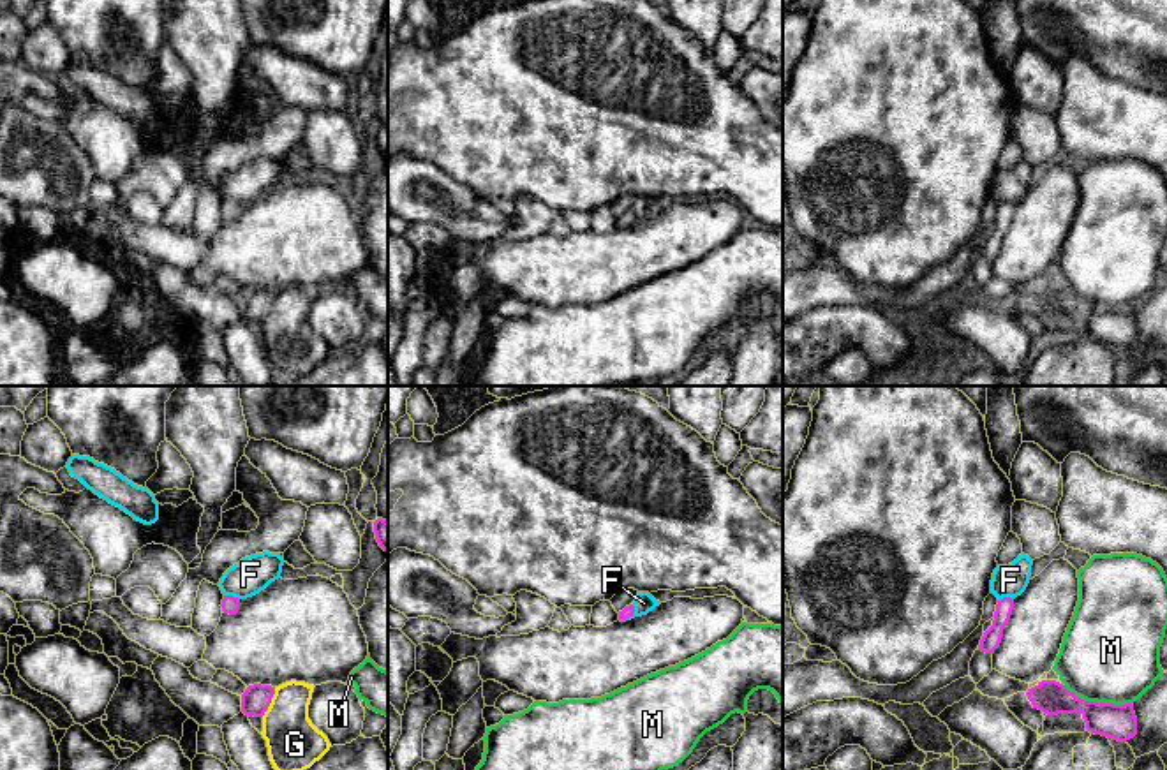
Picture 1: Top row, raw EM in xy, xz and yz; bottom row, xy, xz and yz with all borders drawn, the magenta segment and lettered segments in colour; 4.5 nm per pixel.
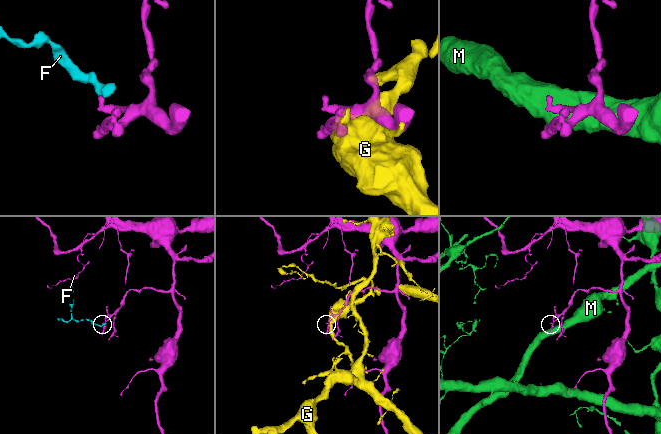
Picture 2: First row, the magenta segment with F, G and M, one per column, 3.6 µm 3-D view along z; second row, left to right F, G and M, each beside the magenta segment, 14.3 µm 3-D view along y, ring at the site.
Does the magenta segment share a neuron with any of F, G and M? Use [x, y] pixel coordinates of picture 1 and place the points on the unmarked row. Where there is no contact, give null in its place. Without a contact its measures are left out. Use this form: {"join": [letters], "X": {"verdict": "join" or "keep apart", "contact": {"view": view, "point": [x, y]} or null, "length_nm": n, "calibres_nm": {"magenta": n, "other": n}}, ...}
{"join": [], "F": {"verdict": "keep apart", "contact": {"view": "xy", "point": [231, 201]}, "length_nm": 80, "calibres_nm": {"magenta": 80, "other": 170}}, "G": {"verdict": "keep apart", "contact": {"view": "xy", "point": [270, 307]}, "length_nm": 150, "calibres_nm": {"magenta": 130, "other": 240}}, "M": {"verdict": "keep apart", "contact": {"view": "yz", "point": [1099, 309]}, "length_nm": 340, "calibres_nm": {"magenta": 160, "other": 440}}}

